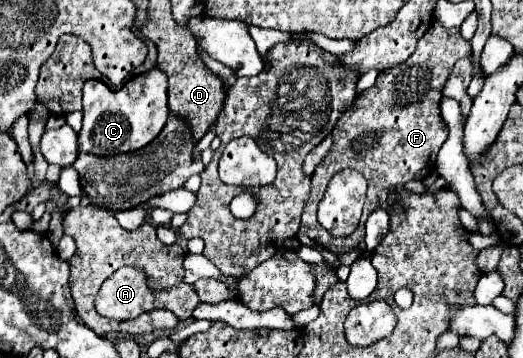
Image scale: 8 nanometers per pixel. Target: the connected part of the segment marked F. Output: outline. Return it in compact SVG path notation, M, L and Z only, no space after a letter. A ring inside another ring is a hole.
M433 21L427 33L423 35L423 39L419 39L417 51L411 55L411 59L407 59L405 63L393 69L379 73L375 85L363 91L335 123L331 131L333 145L327 157L323 159L323 163L311 175L311 197L305 205L301 229L297 233L297 239L307 247L317 249L333 269L339 269L343 265L343 255L355 251L359 243L365 239L365 221L367 215L379 205L379 193L389 191L399 183L403 185L411 179L423 181L429 173L435 171L437 151L447 139L447 129L445 123L441 121L441 111L439 111L441 89L455 61L469 53L471 53L471 43L465 41L457 29L445 29L443 25ZM347 167L361 171L369 183L369 189L359 227L355 229L353 235L341 239L341 237L333 237L329 231L325 231L319 225L317 205L323 199L329 179L337 171Z

